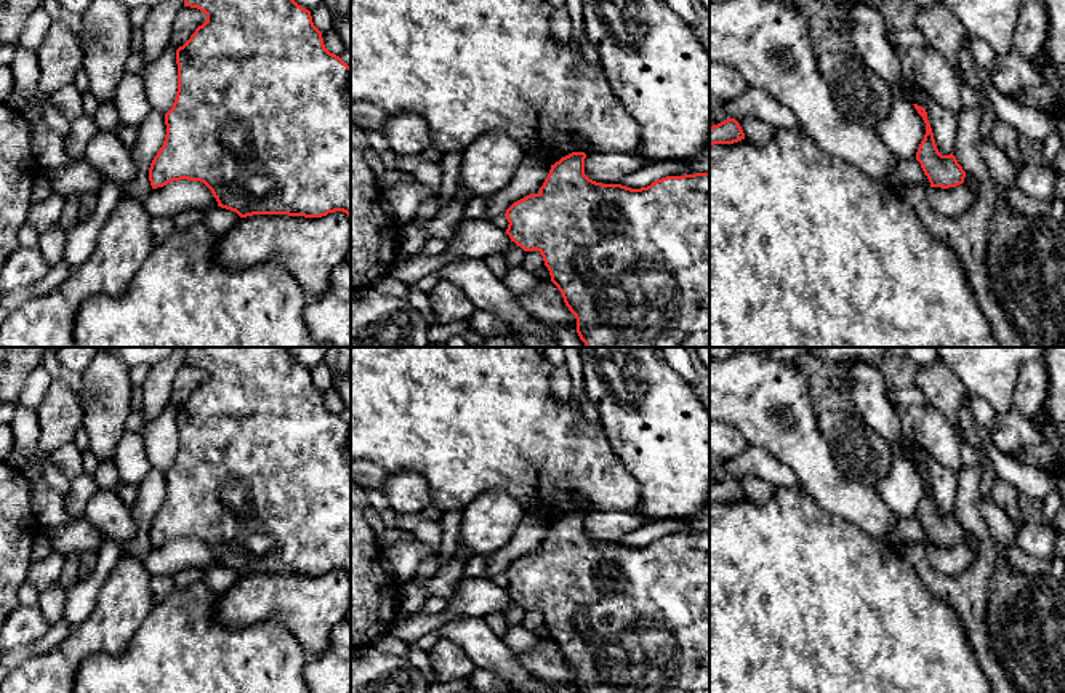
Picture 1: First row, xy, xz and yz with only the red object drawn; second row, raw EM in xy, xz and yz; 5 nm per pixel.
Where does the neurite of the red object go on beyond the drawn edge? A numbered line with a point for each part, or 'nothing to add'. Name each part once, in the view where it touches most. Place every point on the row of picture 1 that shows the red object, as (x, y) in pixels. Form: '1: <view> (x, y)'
nothing to add

